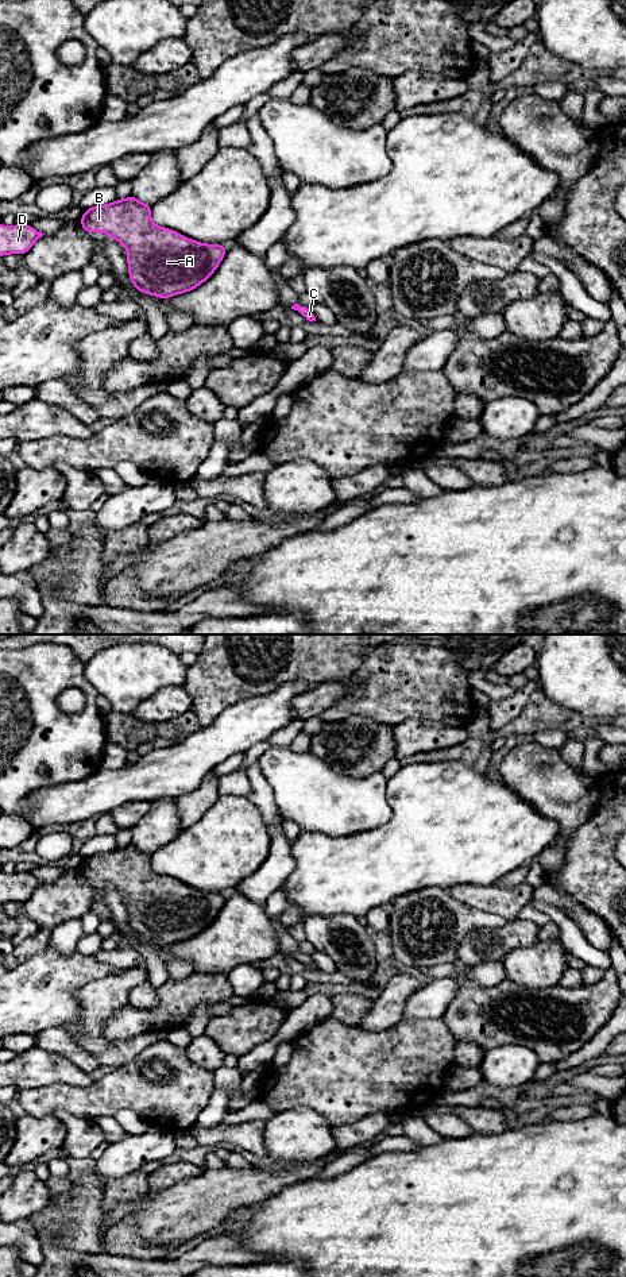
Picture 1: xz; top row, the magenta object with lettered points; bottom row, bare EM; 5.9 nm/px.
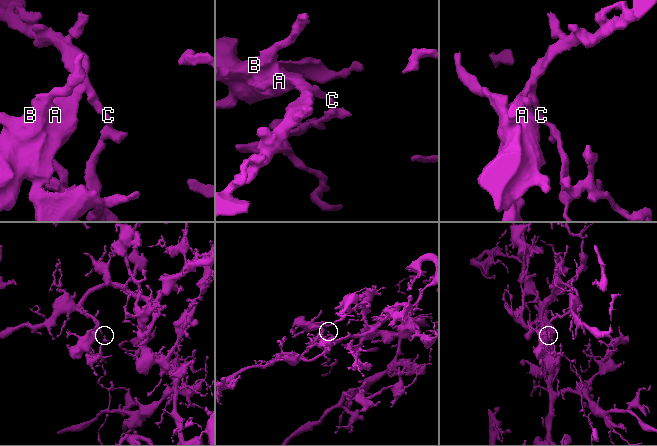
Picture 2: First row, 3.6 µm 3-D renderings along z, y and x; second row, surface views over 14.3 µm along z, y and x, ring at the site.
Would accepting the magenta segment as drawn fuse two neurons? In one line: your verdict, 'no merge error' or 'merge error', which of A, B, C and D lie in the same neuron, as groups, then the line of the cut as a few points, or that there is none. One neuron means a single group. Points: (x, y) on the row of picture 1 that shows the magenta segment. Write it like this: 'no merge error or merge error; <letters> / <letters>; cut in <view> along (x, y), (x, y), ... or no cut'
no merge error; A B C D; no cut

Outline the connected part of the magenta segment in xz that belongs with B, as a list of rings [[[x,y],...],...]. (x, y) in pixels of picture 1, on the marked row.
[[[134,196],[85,209],[80,221],[86,234],[103,232],[121,243],[128,250],[128,275],[135,289],[163,300],[198,288],[216,271],[227,252],[227,246],[200,243],[154,224],[151,205]]]

